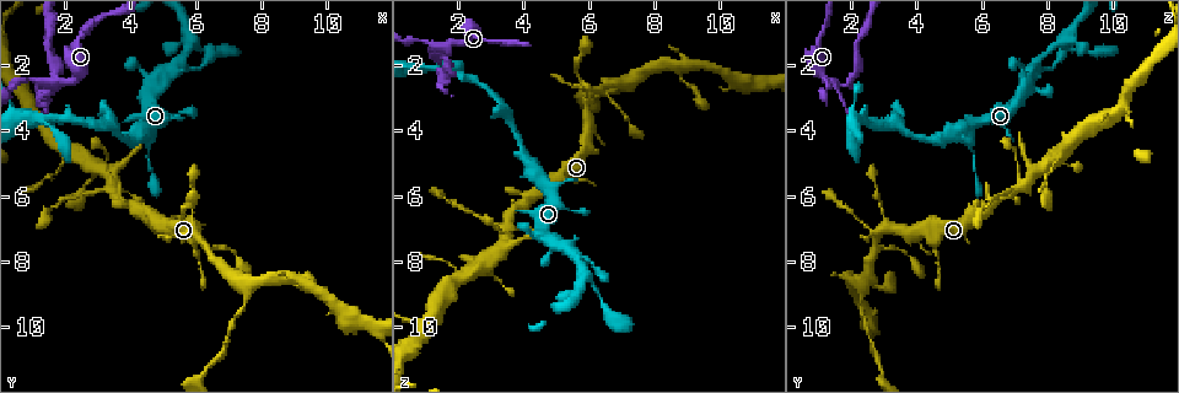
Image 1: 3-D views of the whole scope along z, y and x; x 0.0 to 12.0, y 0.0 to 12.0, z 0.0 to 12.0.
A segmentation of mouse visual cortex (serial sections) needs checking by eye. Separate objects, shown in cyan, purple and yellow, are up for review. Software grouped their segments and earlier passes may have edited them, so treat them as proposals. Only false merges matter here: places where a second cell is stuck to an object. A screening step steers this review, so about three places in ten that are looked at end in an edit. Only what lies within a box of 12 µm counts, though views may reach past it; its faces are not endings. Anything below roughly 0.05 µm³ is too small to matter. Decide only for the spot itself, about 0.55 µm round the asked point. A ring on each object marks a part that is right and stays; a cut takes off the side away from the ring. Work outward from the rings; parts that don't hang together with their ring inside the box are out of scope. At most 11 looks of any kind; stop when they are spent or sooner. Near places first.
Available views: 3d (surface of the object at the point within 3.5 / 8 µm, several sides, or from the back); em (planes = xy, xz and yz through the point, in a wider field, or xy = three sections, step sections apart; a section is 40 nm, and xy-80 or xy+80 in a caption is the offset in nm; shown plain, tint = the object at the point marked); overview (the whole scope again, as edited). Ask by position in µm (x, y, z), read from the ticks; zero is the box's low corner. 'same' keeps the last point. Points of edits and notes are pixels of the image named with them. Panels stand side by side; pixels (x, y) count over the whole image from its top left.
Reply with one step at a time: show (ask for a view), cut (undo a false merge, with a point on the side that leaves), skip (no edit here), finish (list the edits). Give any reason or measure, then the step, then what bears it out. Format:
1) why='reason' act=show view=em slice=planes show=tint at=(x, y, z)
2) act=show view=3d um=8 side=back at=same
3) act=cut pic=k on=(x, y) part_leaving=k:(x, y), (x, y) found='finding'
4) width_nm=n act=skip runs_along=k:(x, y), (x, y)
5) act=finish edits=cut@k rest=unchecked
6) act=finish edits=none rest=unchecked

why='four or more arms meet' act=show view=3d um=3.5 at=(5.9, 1.3, 8.4)

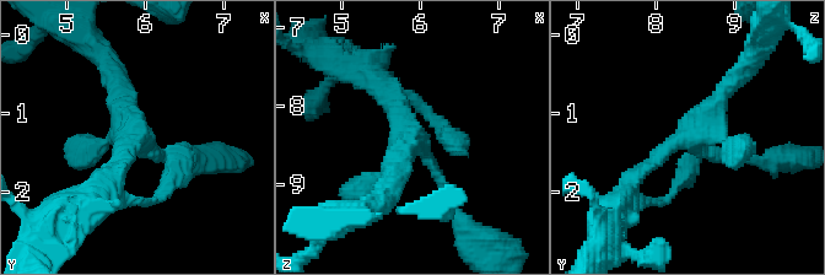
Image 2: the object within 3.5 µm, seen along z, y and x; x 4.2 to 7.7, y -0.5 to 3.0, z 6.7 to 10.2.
arms=4 arm_widths_nm=150,200,200,250 act=show view=em slice=xy step=5 show=tint at=(5.90, 1.30, 8.45)

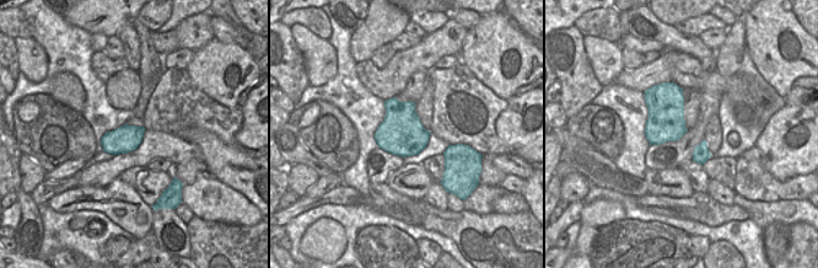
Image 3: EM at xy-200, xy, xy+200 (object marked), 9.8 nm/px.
width_nm=440 act=skip runs_along=2:(381, 82), (452, 205) found='all the same cell'

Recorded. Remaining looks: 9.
why='abrupt turn' act=show view=3d um=8 at=(3.6, 5.8, 6.9)

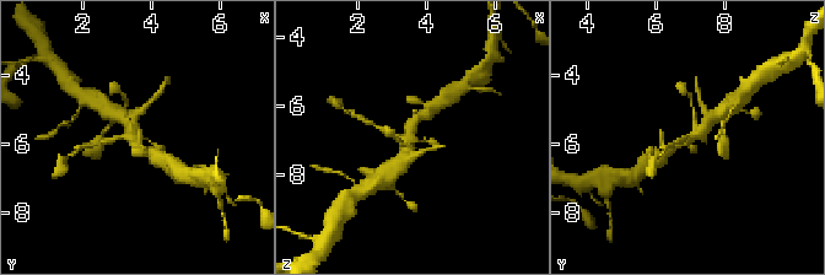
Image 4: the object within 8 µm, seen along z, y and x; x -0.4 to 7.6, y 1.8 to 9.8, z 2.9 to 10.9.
why='zoom in' act=show view=3d um=3.5 at=(3.5, 5.9, 6.9)

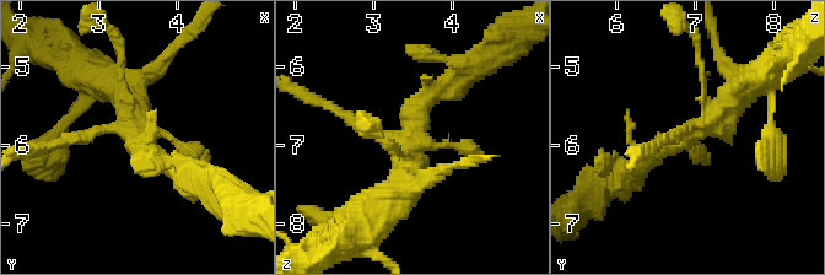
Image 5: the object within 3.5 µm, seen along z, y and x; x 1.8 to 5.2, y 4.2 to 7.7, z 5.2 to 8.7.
why='shape alone is not enough' act=show view=em slice=planes show=tint at=(3.45, 5.85, 6.95)

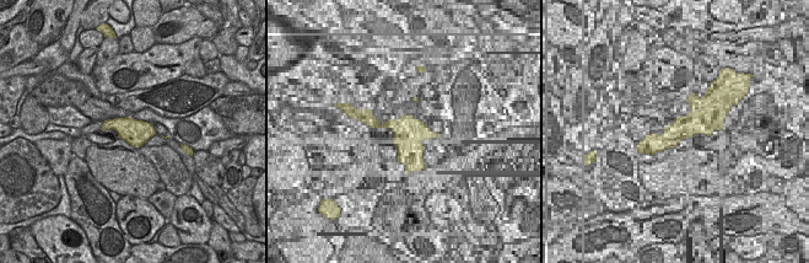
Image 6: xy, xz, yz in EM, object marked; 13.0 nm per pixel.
width_nm=340 act=skip runs_along=5:(634, 170), (708, 128), (744, 86) found='one cell here'

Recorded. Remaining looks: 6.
why='abrupt turn' act=show view=3d um=8 at=(6.0, 7.1, 2.9)

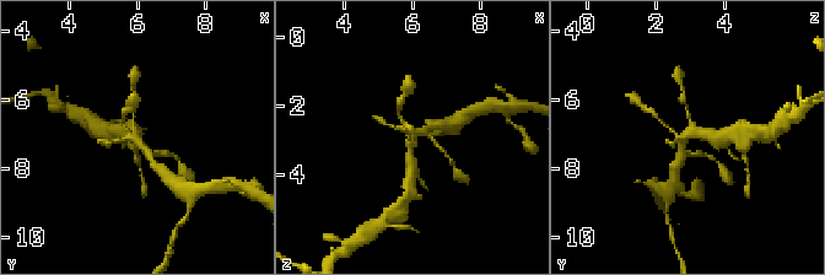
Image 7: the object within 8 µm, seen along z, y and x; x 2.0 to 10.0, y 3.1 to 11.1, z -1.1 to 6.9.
why='now the EM' act=show view=em slice=xy step=3 show=tint at=(6.0, 7.1, 2.9)

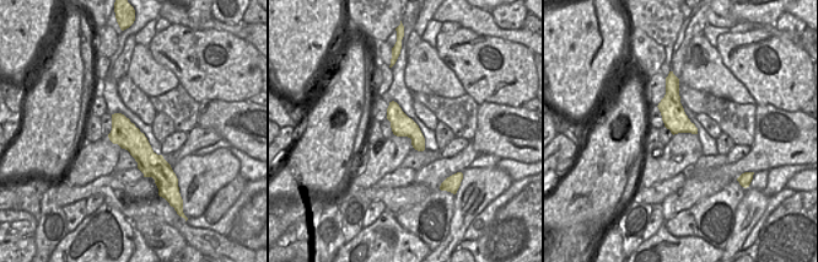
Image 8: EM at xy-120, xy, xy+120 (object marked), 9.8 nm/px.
act=skip runs_along=7:(721, 138), (686, 136), (678, 165) found='one cell here'

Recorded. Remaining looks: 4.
why='sudden change in width' act=show view=3d um=3.5 at=(7.6, 8.7, 2.3)

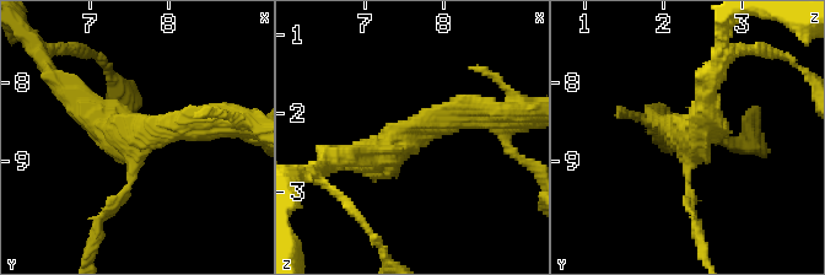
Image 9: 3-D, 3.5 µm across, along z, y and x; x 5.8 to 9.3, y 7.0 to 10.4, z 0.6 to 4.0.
why='now the EM' act=show view=em slice=planes show=tint at=(7.55, 8.70, 2.30)

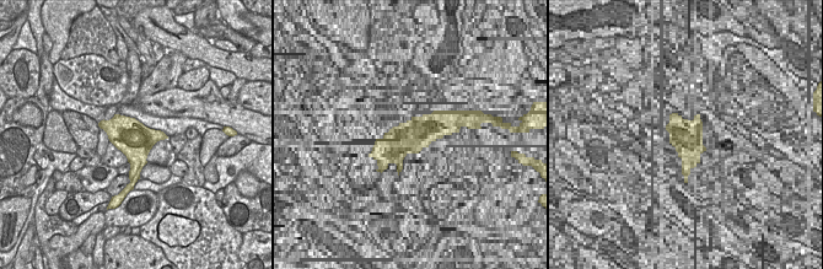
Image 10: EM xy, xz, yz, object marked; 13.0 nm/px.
width_nm=460 act=skip runs_along=9:(345, 156), (484, 116) found='one cell here'

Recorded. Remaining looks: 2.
act=finish edits=none rest=unchecked

